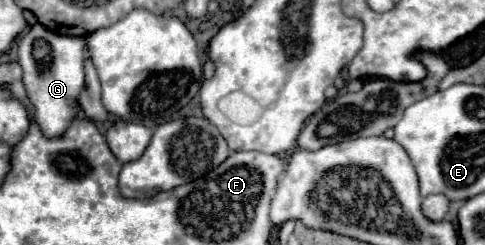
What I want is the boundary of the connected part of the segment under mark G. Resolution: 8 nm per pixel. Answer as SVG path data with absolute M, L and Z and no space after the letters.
M34 24L18 46L18 62L24 70L22 82L34 106L36 124L46 138L60 138L74 118L78 118L80 110L80 92L84 90L84 38L58 36L42 28L42 24Z

